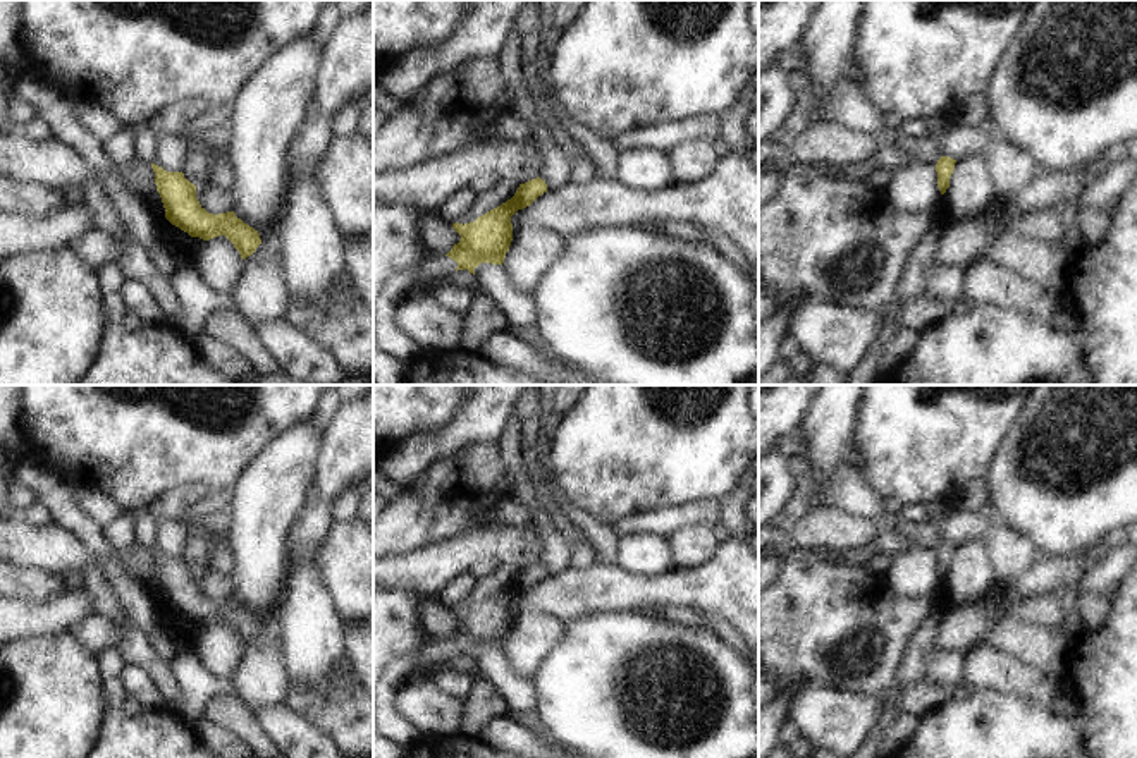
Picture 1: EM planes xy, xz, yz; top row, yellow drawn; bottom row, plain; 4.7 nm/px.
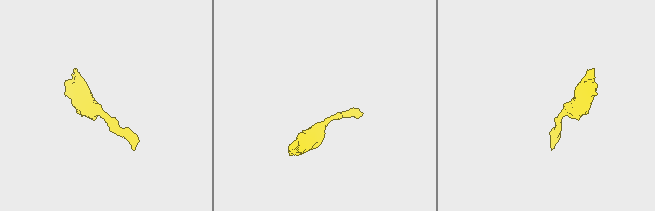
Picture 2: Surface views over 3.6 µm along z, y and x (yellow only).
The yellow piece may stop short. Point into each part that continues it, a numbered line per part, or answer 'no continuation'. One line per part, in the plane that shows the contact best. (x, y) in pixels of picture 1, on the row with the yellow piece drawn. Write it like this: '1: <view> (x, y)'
no continuation

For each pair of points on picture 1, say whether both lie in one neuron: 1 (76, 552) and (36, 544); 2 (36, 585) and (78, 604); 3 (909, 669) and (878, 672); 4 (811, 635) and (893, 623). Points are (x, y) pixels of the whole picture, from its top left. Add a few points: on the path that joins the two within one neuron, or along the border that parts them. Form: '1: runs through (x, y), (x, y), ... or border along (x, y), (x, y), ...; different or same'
1: runs through (66, 552), (47, 547); same
2: border along (66, 590), (45, 600), (18, 600); different
3: border along (915, 635), (891, 681); different
4: runs through (831, 624), (872, 624); same

